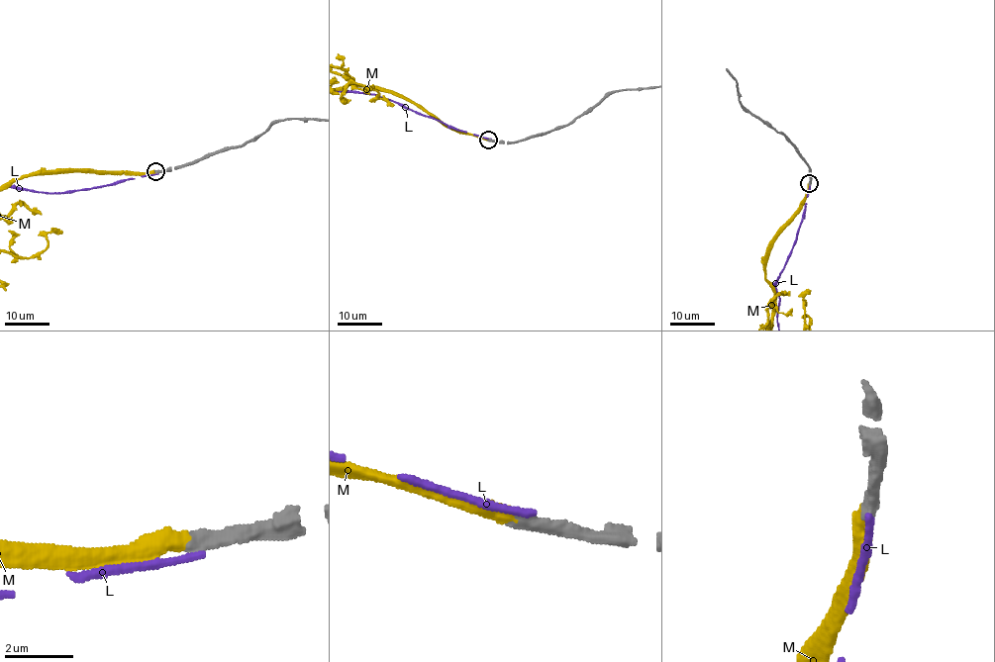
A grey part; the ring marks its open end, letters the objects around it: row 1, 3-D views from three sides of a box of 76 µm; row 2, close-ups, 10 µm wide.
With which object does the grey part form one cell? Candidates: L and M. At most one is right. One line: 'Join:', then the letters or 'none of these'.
Join: M

